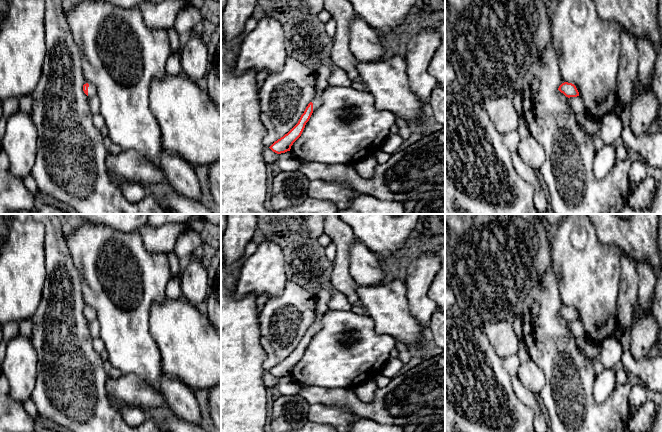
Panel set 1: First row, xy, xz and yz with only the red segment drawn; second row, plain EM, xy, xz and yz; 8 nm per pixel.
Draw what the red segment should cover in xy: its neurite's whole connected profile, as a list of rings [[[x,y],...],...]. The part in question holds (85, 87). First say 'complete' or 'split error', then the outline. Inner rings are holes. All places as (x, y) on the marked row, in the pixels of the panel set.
split error; [[[88,83],[83,85],[83,91],[88,96],[88,98],[94,98],[97,96],[96,87],[89,85]]]

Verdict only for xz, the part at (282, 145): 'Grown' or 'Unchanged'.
Grown

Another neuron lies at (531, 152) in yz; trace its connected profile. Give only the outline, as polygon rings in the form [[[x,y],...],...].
[[[531,134],[520,138],[518,153],[522,161],[537,172],[546,159],[544,149]]]

